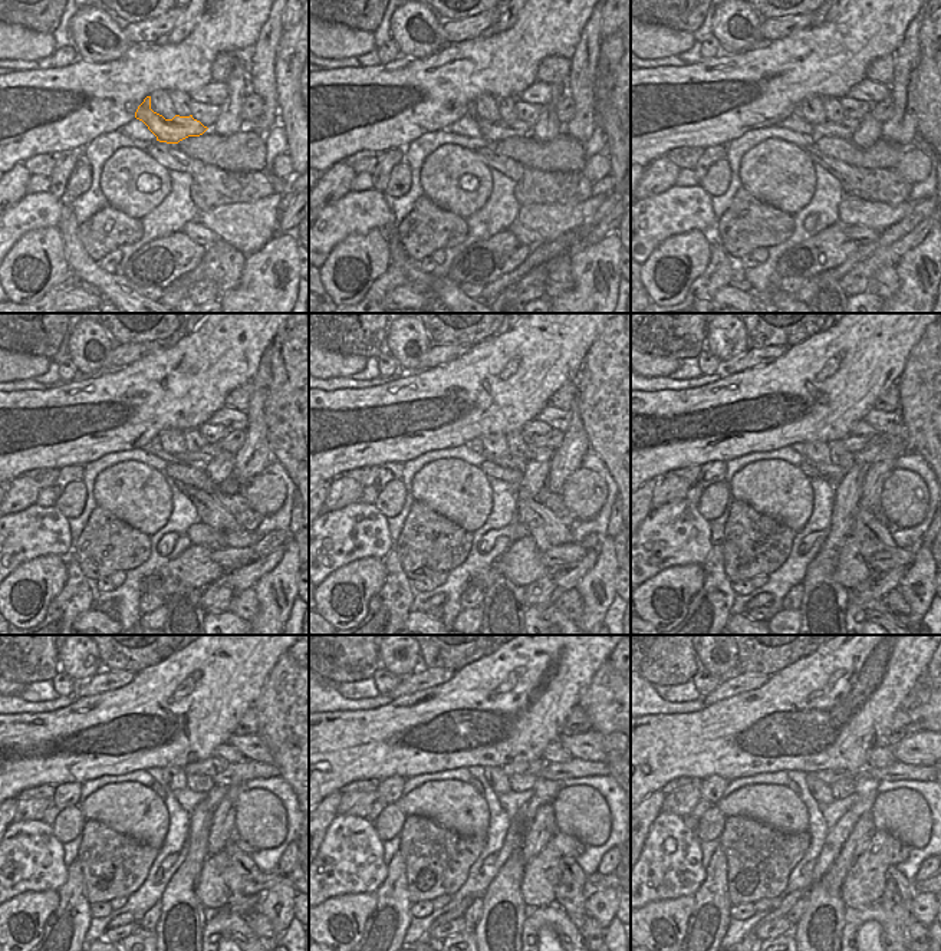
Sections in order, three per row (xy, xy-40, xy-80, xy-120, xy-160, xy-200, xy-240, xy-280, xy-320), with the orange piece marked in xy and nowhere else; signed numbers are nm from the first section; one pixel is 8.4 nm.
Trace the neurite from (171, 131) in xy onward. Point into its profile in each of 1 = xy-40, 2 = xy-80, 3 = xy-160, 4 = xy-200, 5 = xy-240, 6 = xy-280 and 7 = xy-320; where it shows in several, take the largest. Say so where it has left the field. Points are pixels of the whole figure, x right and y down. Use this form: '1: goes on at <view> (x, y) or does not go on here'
1: goes on at xy-40 (493, 131)
2: goes on at xy-80 (846, 127)
3: goes on at xy-160 (536, 454)
4: goes on at xy-200 (891, 447)
5: goes on at xy-240 (236, 775)
6: goes on at xy-280 (556, 772)
7: goes on at xy-320 (897, 770)

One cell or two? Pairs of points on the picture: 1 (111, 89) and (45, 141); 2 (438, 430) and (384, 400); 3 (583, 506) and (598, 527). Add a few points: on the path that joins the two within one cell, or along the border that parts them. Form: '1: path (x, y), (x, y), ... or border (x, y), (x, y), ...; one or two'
1: path (94, 107), (91, 112), (72, 114), (62, 124); one
2: path (425, 430), (418, 423), (402, 418), (397, 413); one
3: border (608, 490), (601, 510), (592, 519), (579, 523); two

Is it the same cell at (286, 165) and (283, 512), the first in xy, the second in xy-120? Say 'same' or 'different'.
different

